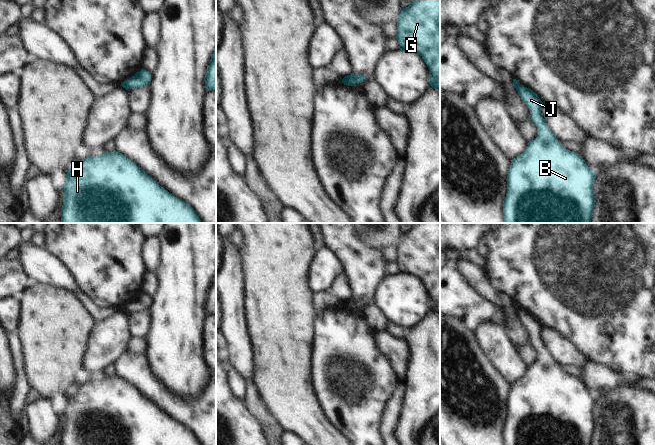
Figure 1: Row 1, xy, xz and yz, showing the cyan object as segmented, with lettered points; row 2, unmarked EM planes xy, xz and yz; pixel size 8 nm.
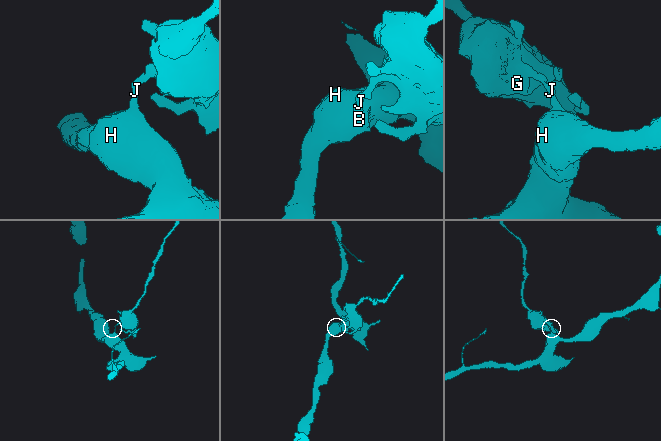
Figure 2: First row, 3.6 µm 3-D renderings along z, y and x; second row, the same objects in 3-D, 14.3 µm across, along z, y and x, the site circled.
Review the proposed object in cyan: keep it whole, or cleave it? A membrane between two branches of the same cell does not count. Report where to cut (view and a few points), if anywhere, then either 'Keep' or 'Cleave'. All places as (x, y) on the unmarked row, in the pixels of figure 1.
Split along xz (350, 298), (357, 307). Cleave.

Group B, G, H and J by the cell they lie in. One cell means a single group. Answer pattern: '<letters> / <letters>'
B H J / G

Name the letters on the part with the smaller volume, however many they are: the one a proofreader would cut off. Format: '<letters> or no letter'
G

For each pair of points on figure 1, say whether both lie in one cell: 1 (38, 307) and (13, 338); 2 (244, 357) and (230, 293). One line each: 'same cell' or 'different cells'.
1: different cells
2: same cell

